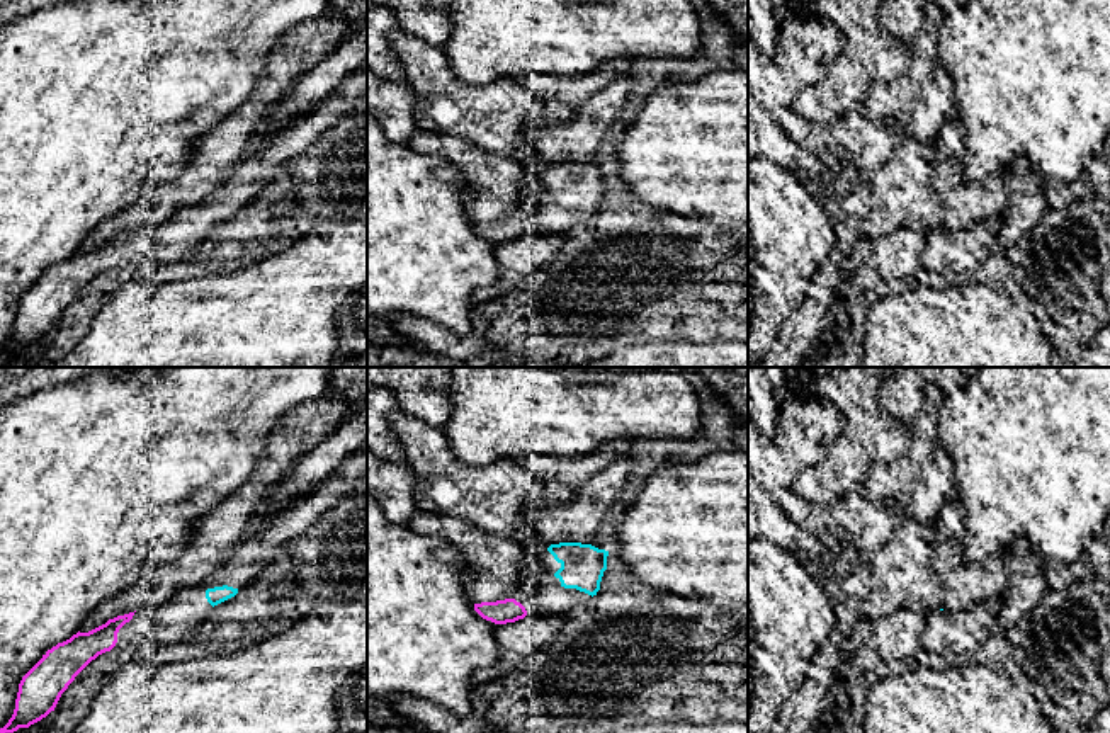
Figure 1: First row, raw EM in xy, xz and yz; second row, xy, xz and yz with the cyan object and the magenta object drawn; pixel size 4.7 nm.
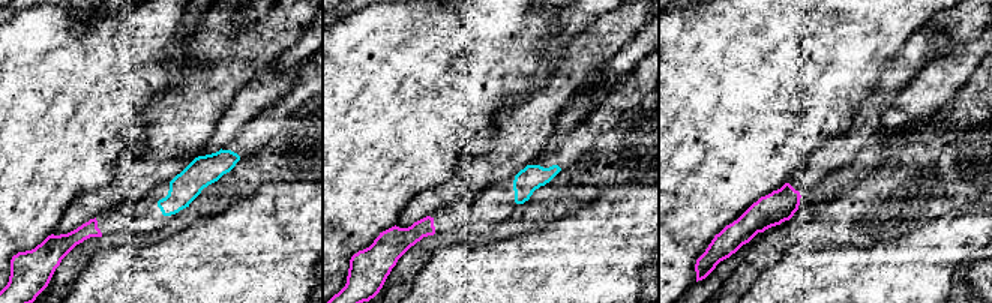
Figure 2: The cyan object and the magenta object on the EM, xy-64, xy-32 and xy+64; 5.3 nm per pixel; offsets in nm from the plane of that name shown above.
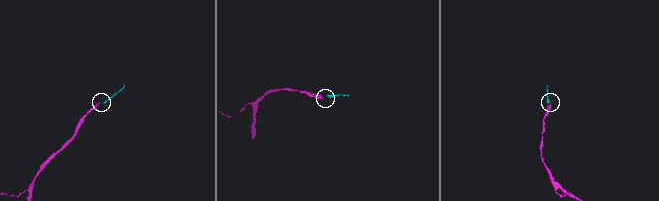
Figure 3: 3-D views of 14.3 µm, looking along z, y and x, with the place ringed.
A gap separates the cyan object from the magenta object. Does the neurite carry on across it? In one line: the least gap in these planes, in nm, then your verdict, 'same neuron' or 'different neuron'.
gap 200 nm; same neuron

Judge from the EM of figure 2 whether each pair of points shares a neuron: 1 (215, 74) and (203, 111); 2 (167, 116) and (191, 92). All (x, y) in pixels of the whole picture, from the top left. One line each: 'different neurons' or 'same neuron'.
1: same neuron
2: same neuron

